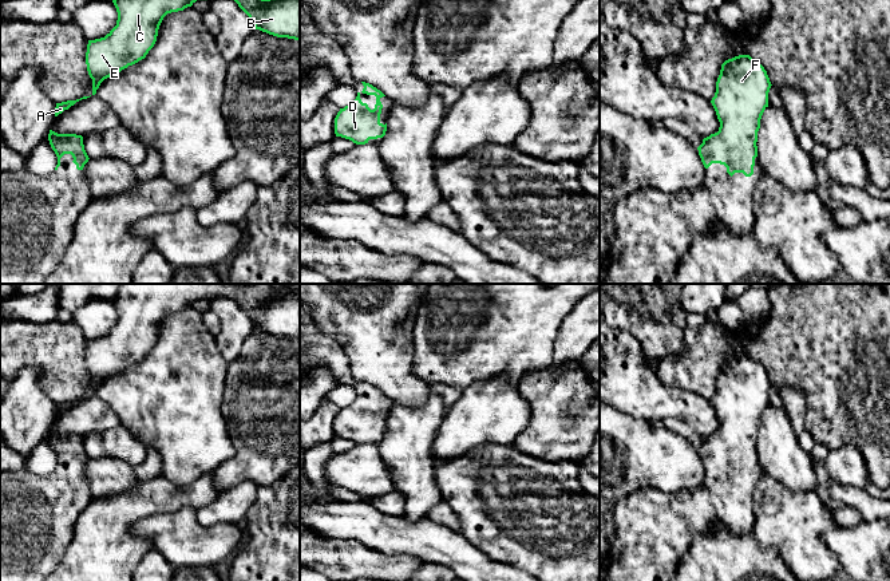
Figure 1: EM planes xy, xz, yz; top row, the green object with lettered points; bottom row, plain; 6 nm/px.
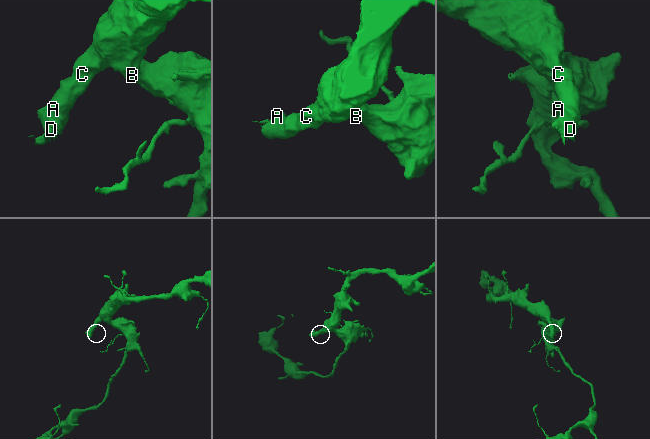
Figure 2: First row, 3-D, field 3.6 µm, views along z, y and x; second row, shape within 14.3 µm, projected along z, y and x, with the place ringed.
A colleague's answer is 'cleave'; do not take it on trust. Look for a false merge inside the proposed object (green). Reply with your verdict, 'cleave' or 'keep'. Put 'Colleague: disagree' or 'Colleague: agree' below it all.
keep
Colleague: disagree

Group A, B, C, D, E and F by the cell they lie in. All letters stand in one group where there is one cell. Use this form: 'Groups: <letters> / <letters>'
Groups: A B C D E F

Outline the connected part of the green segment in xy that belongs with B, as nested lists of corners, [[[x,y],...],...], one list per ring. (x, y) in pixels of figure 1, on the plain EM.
[[[122,284],[112,300],[118,312],[116,325],[104,337],[88,340],[87,344],[86,364],[92,379],[91,395],[96,394],[104,379],[146,357],[167,313],[183,311],[197,300],[213,297],[234,300],[256,329],[300,341],[300,292],[262,299],[257,295],[256,284]]]

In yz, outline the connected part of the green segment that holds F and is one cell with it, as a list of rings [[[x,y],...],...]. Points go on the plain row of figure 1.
[[[739,355],[721,364],[711,400],[720,427],[697,447],[705,469],[720,463],[731,477],[735,473],[753,474],[758,431],[768,407],[771,386],[764,367],[749,355]]]

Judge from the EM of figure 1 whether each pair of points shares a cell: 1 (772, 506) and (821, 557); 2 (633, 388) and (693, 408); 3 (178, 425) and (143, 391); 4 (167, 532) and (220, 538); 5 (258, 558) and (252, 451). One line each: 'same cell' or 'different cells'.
1: same cell
2: same cell
3: same cell
4: same cell
5: different cells

